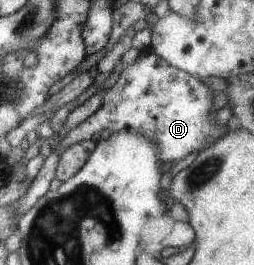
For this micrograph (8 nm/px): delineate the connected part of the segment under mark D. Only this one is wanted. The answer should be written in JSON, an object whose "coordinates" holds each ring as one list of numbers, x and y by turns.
{"coordinates":[[141,51,138,58,120,72,114,85,103,92,101,107,79,126,69,130,64,139,51,150,26,193,16,201,16,221,50,188,48,184,55,177,56,165,64,149,74,142,90,139,104,128,112,133,122,129,132,130,148,138,156,146,156,158,160,158,160,162,168,162,169,166,193,150,210,146,216,138,226,134,226,128,231,126,229,123,221,126,216,122,217,112,212,108,212,92,199,78,170,66,157,54]]}

